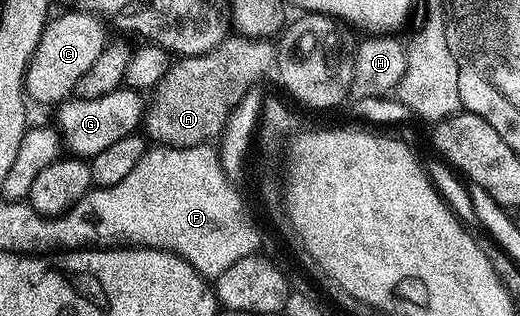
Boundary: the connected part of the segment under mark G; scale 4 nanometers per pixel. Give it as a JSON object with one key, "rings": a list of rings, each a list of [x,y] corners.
{"rings":[[[119,86],[112,94],[104,94],[104,98],[88,98],[80,100],[67,98],[57,105],[57,131],[63,145],[71,148],[73,155],[78,158],[89,158],[100,154],[112,142],[120,142],[120,138],[133,136],[139,131],[144,120],[143,93],[133,88]]]}

